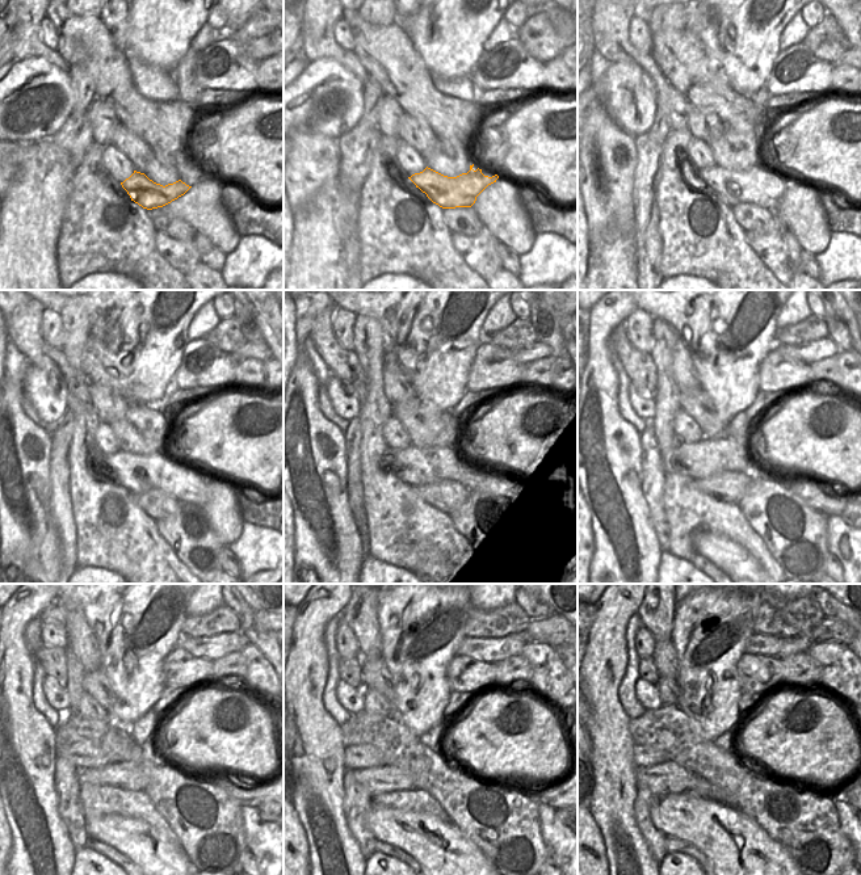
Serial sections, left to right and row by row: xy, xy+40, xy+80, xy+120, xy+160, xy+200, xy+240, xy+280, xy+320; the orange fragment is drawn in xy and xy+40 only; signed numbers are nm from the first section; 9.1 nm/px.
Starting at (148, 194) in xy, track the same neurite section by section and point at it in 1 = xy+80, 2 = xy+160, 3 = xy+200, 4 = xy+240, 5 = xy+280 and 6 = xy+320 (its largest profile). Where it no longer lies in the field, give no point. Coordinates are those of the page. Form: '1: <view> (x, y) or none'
1: xy+80 (759, 185)
2: xy+160 (414, 466)
3: xy+200 (708, 457)
4: xy+240 (118, 744)
5: xy+280 (364, 756)
6: xy+320 (645, 756)

